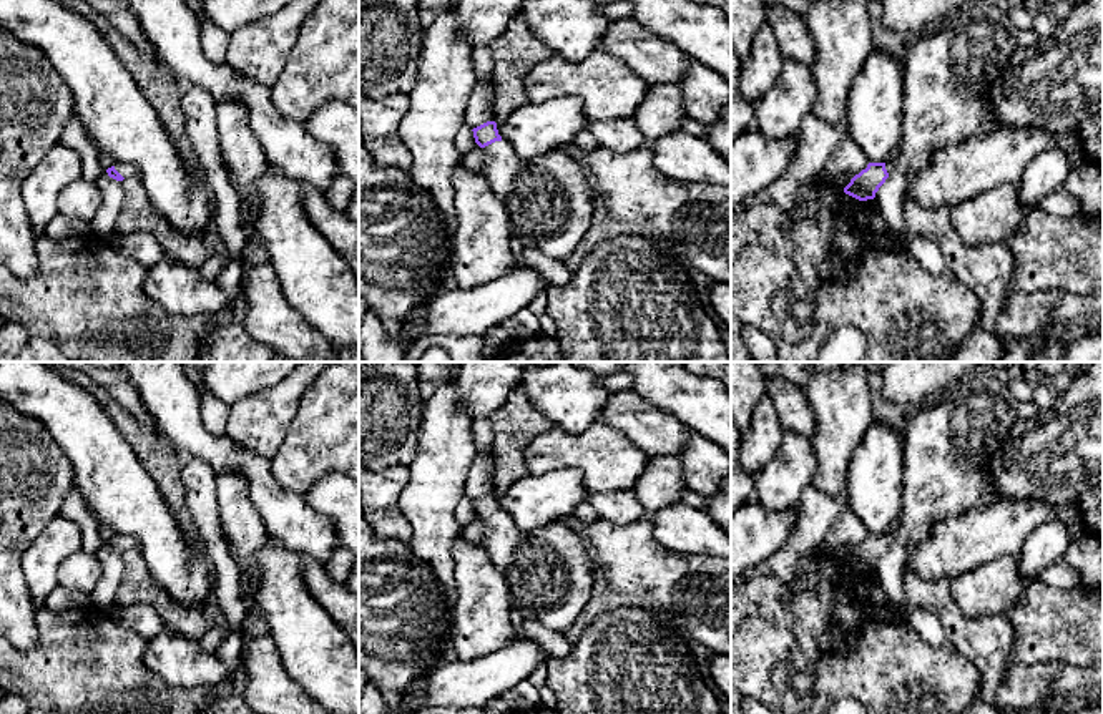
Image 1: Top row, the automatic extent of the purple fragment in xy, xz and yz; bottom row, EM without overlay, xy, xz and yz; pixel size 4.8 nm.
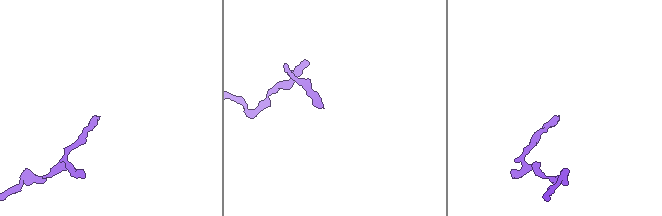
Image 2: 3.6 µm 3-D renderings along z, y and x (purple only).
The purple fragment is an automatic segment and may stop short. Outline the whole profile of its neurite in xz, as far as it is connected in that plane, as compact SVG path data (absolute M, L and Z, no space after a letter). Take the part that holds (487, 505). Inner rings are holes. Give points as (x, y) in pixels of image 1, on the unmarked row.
M495 493L472 503L487 523L480 545L507 578L512 611L563 634L595 586L598 565L586 540L561 521L520 531L498 506Z

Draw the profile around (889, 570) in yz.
M892 543L875 565L874 571L887 596L887 606L884 609L904 619L932 646L940 646L949 641L949 636L935 614L909 604L904 598L902 573L907 553L909 551L902 543Z

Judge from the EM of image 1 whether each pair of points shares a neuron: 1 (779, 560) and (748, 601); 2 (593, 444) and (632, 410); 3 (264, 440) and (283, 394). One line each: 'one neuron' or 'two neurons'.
1: two neurons
2: two neurons
3: one neuron

